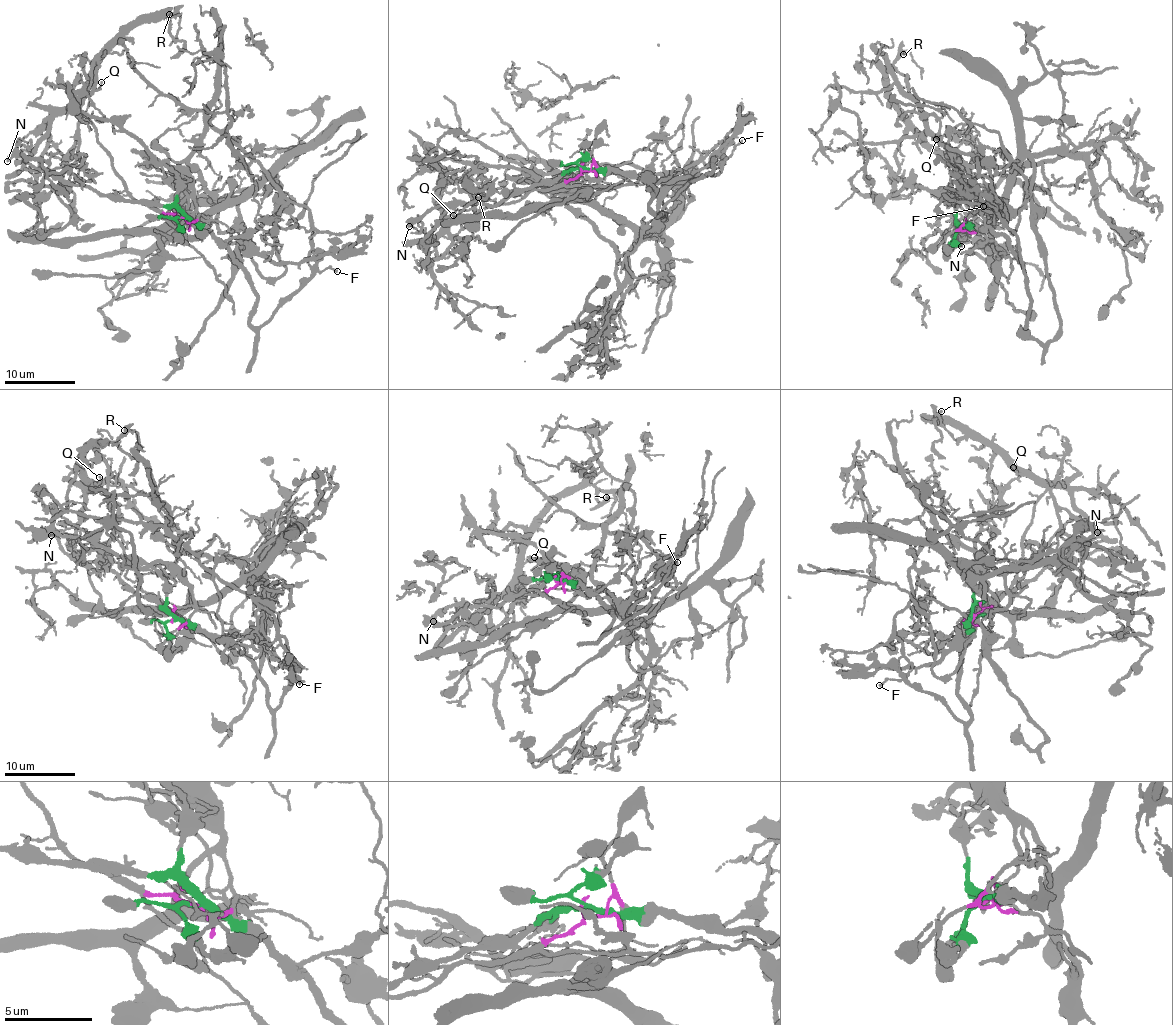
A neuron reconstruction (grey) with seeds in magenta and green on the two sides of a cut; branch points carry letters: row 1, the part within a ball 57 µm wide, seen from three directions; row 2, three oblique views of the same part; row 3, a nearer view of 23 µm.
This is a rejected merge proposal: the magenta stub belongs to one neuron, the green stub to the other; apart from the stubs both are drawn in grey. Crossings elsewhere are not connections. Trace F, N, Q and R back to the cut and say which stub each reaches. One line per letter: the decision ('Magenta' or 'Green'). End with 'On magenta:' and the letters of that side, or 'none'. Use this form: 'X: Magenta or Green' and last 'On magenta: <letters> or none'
F: Green
N: Green
Q: Magenta
R: Magenta
On magenta: Q, R

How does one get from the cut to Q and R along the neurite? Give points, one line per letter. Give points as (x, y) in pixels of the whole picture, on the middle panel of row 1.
Q: (581, 166), (572, 179), (548, 190), (538, 189), (519, 201), (484, 209), (453, 235), (446, 218), (453, 216)
R: (581, 166), (572, 179), (484, 209), (450, 233), (437, 196), (441, 188), (476, 180), (488, 198), (478, 197)

